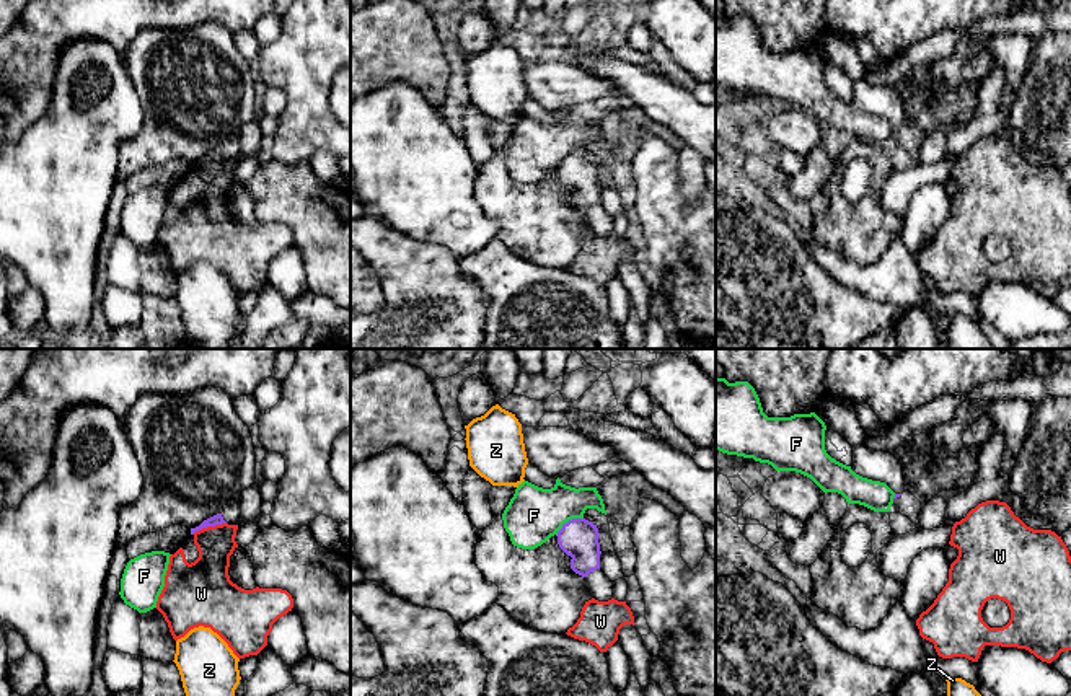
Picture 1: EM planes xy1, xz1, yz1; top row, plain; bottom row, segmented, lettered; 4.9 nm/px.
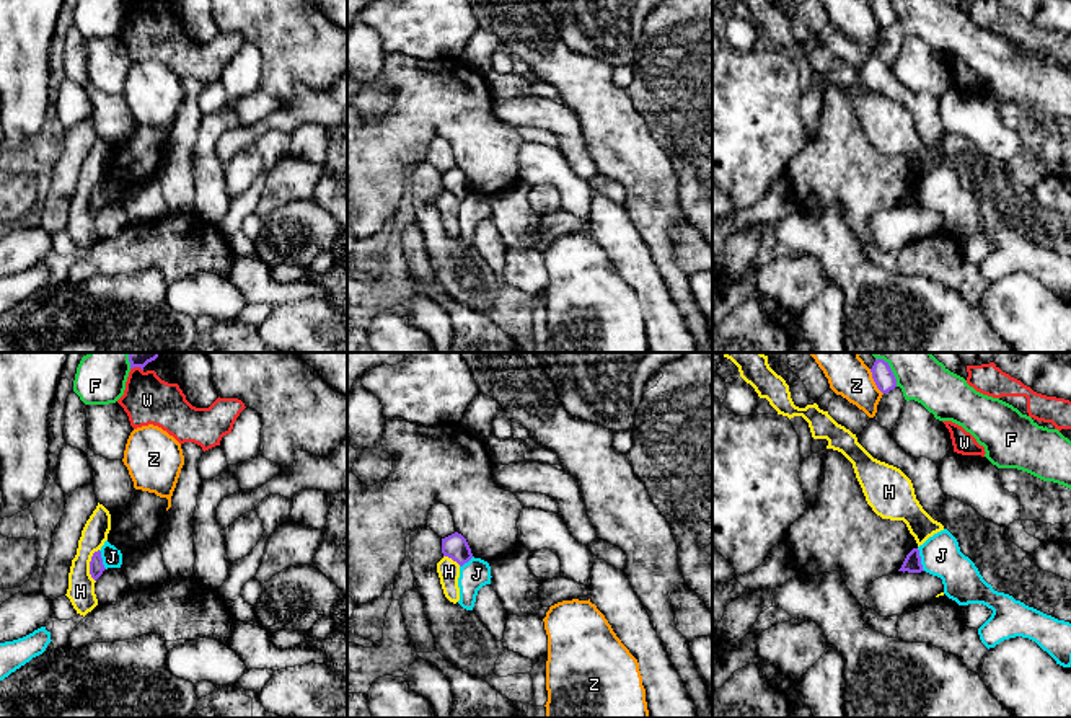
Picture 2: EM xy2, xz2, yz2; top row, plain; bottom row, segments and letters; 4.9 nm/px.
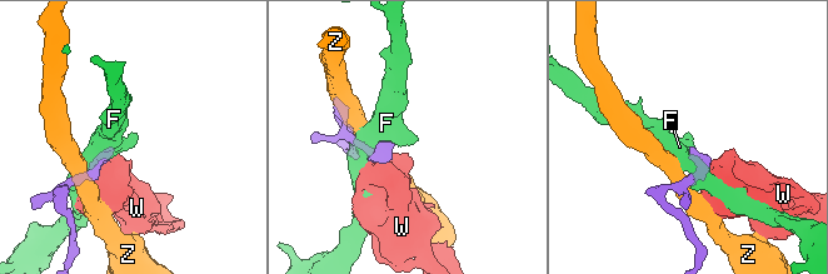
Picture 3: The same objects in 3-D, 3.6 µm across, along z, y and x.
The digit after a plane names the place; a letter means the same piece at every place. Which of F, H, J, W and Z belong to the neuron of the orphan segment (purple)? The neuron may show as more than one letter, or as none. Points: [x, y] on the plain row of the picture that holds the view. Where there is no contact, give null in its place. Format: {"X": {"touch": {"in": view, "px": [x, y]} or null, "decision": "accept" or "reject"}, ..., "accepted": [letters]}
{"F": {"touch": {"in": "xz1", "px": [569, 155]}, "decision": "reject"}, "H": {"touch": {"in": "xy2", "px": [90, 199]}, "decision": "reject"}, "J": {"touch": {"in": "yz2", "px": [920, 195]}, "decision": "reject"}, "W": {"touch": {"in": "xy1", "px": [209, 160]}, "decision": "reject"}, "Z": {"touch": {"in": "yz2", "px": [874, 15]}, "decision": "reject"}, "accepted": []}

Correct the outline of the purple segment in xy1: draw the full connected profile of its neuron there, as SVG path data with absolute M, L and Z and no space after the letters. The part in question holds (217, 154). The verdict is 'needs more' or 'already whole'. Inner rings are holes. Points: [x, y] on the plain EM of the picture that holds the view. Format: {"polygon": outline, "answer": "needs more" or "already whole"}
{"polygon": "M233 139L230 142L227 142L222 148L217 148L207 155L204 155L199 161L191 163L191 170L194 170L196 166L207 163L207 161L215 161L215 160L222 160L222 158L228 158L228 160L238 160L238 155L241 152L241 142L240 139Z", "answer": "needs more"}

